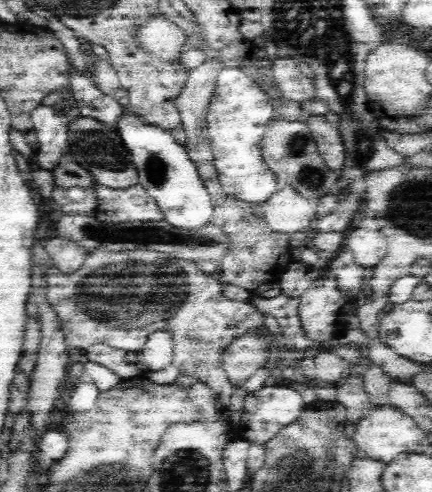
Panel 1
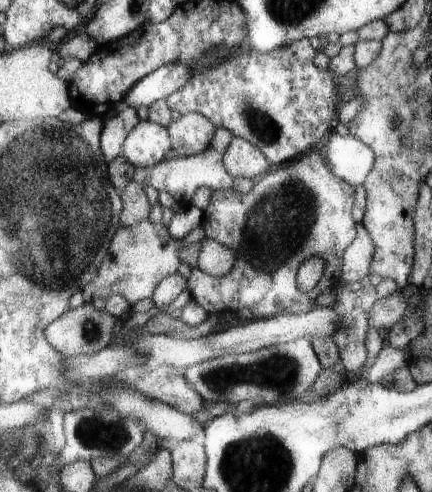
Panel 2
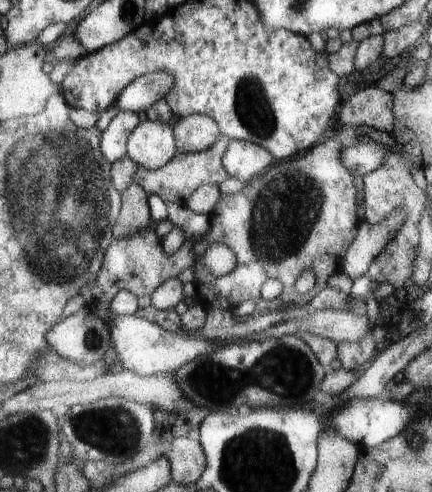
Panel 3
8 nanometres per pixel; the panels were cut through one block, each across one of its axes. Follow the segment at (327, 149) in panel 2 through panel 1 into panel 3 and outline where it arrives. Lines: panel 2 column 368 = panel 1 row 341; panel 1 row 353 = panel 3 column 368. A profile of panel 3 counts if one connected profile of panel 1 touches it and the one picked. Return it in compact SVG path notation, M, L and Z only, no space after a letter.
M363 140L363 142L355 142L351 146L345 146L345 154L341 154L341 160L345 162L345 166L351 170L353 176L365 176L373 170L377 170L381 166L381 162L385 160L385 148L371 142L371 140Z

